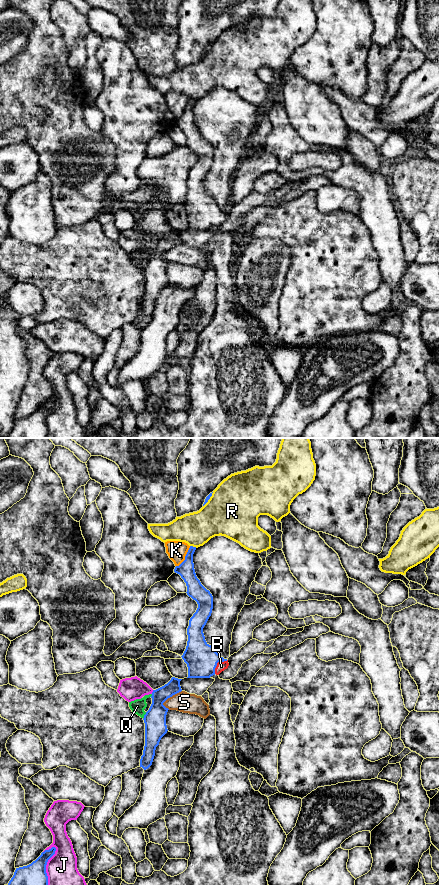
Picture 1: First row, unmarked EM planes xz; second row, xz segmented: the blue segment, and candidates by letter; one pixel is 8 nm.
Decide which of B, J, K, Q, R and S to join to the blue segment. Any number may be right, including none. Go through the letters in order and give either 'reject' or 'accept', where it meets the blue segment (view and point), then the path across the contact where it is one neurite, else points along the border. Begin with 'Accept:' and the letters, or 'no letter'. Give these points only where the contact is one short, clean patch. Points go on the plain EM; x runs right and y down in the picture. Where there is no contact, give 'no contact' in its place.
Accept: B
B: accept | xz (217, 214) | across xz (201, 210), (205, 214), (217, 214), (221, 218)
J: reject | xz (45, 418)
K: reject | xz (185, 109)
Q: reject | xz (144, 267) | along xz (146, 264), (143, 270)
R: reject | xz (192, 98)
S: reject | xz (171, 248) | along xz (181, 242), (170, 248), (162, 256)

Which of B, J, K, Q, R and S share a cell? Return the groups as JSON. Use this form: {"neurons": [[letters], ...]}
{"neurons": [["B"], ["J"], ["K"], ["Q"], ["R"], ["S"]]}

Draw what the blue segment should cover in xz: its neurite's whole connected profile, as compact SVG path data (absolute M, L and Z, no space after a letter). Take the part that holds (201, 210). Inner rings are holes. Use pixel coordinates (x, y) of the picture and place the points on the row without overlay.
M190 98L185 112L174 121L186 135L187 147L198 156L189 172L187 198L181 209L188 219L187 230L210 230L227 221L229 215L205 192L203 180L212 165L213 148L196 128L193 115L195 102L196 99Z

